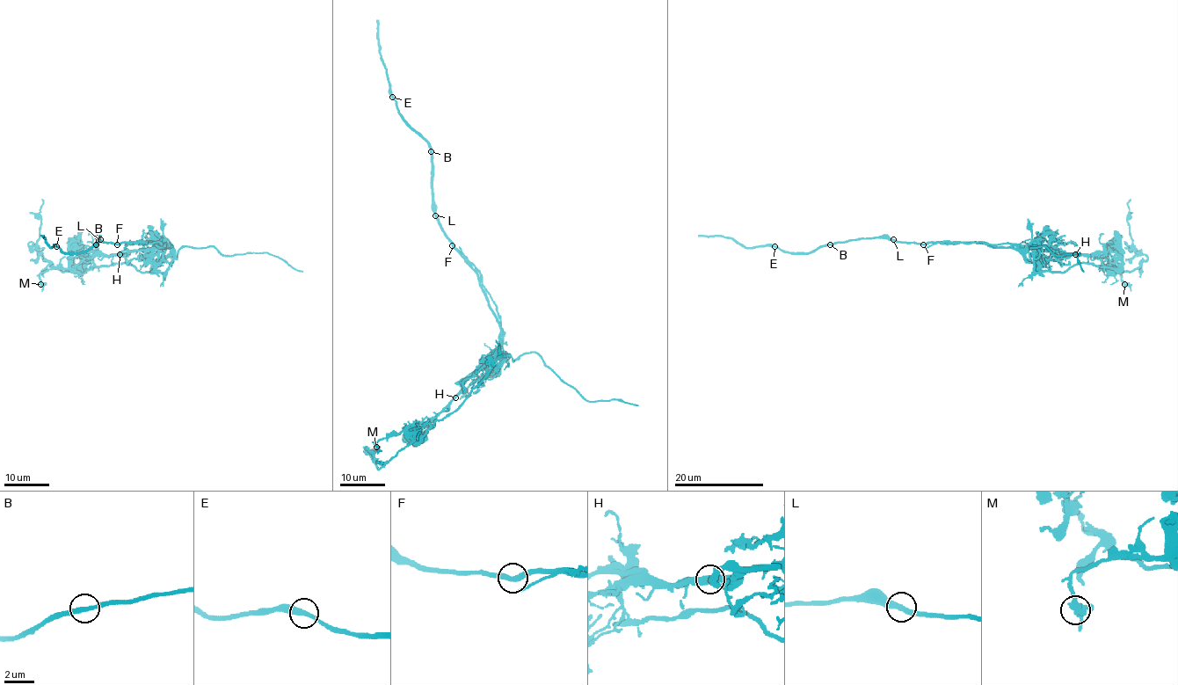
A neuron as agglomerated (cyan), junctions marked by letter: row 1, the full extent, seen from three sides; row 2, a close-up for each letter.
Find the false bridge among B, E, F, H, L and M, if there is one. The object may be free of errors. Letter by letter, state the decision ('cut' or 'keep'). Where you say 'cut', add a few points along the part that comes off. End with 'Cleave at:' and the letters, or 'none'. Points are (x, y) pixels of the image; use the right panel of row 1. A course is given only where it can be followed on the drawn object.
B: keep
E: keep
F: keep
H: cut | (1075, 254), (1029, 244), (1036, 258), (1039, 251), (1030, 247), (1045, 246), (1055, 255), (1079, 253), (1083, 272)
L: keep
M: keep
Cleave at: H

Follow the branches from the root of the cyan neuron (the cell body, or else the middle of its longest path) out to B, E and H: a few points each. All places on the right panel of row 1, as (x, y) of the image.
B: (969, 243), (920, 244), (871, 237), (830, 244)
E: (969, 243), (920, 244), (871, 237), (834, 242), (807, 253), (790, 253), (774, 246)
H: (969, 243), (1025, 250), (1058, 250), (1075, 254)

